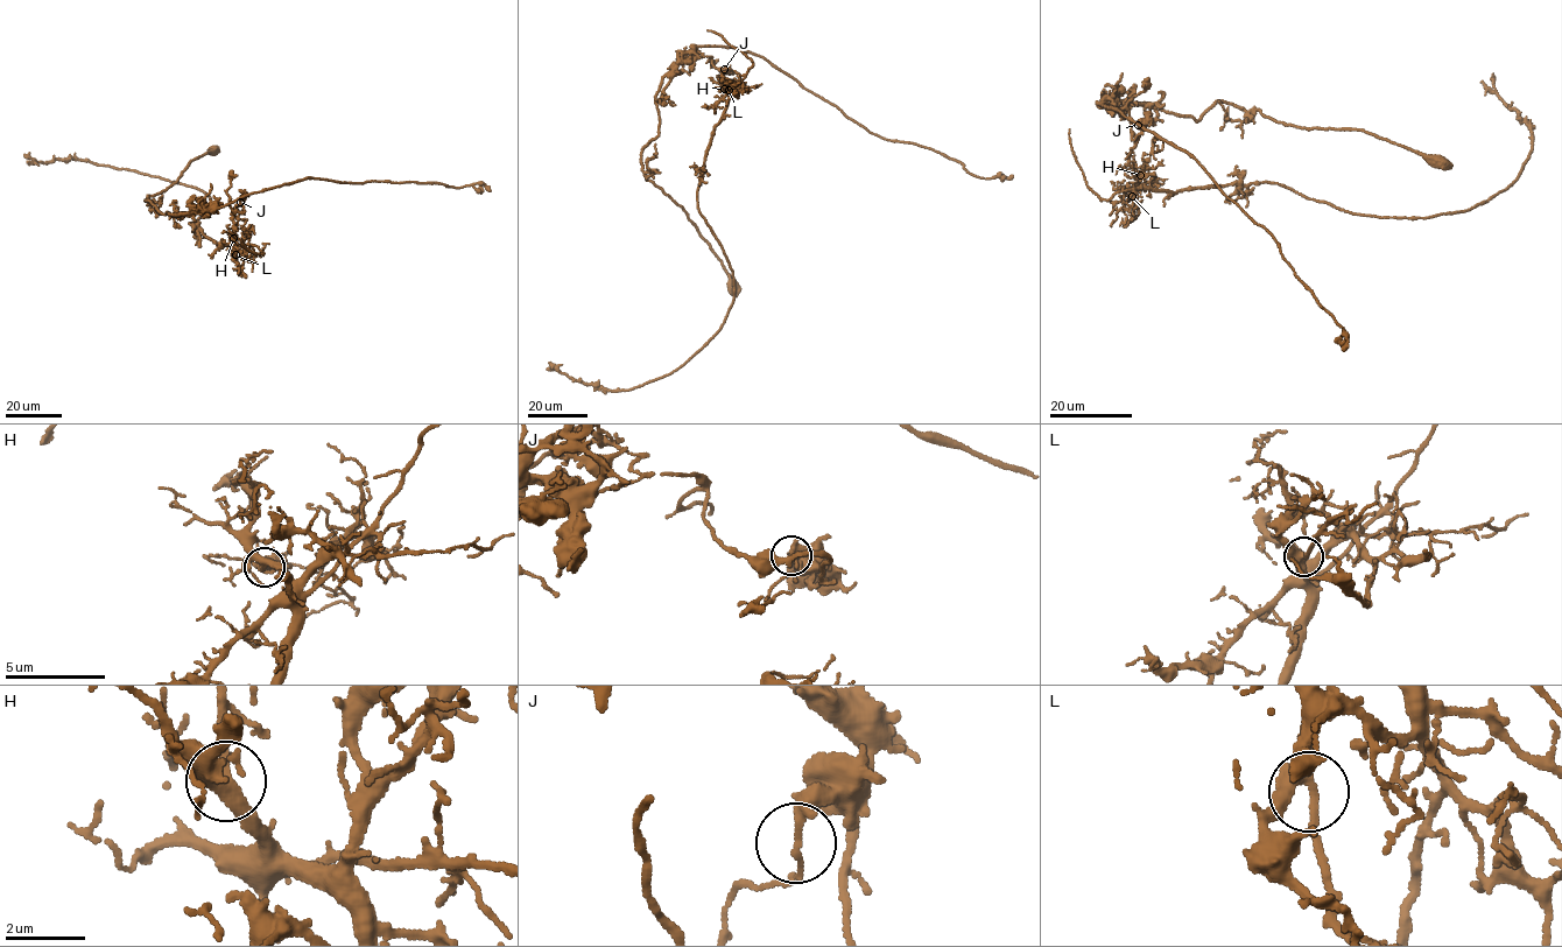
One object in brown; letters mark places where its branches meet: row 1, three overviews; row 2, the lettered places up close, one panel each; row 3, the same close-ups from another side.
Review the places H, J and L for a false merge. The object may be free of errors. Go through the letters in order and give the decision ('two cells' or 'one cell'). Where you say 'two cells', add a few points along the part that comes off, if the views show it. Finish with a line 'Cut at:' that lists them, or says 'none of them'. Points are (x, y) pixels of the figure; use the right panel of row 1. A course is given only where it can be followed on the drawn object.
H: one cell
J: two cells | (1138, 125), (1130, 165), (1147, 187), (1269, 182), (1429, 217), (1493, 196), (1527, 159), (1493, 74)
L: one cell
Cut at: J

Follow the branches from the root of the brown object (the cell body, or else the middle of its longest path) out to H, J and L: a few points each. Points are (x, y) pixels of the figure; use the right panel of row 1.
H: (1130, 161), (1140, 175)
J: (1130, 161), (1131, 151), (1142, 130), (1138, 125)
L: (1130, 161), (1141, 187), (1132, 196)

